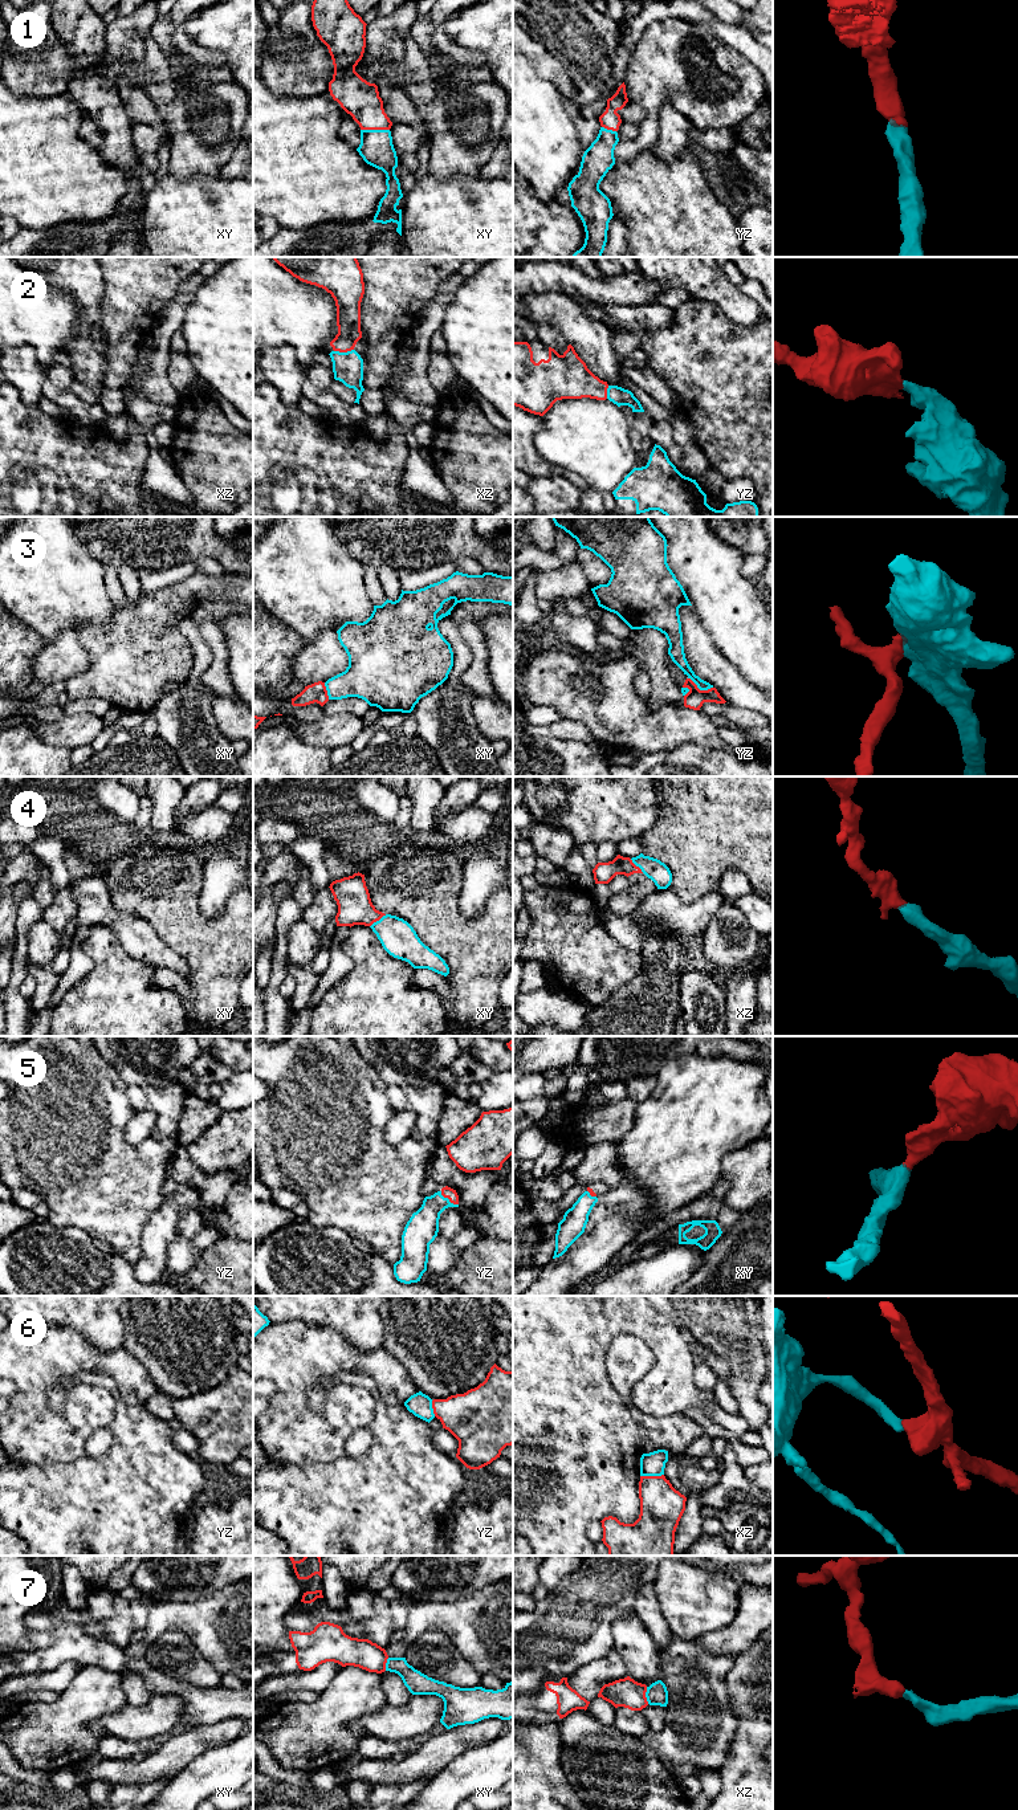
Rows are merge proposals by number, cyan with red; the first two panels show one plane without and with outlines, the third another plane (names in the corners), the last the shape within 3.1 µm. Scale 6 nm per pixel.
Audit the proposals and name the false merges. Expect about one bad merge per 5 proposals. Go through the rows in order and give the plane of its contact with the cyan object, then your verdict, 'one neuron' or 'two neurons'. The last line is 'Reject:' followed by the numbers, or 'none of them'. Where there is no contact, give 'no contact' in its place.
1: meets cyan in xy; one neuron
2: meets cyan in xz; one neuron
3: meets cyan in yz; two neurons
4: meets cyan in xy; one neuron
5: meets cyan in yz; one neuron
6: meets cyan in xz; two neurons
7: meets cyan in xz; one neuron
Reject: 3, 6

